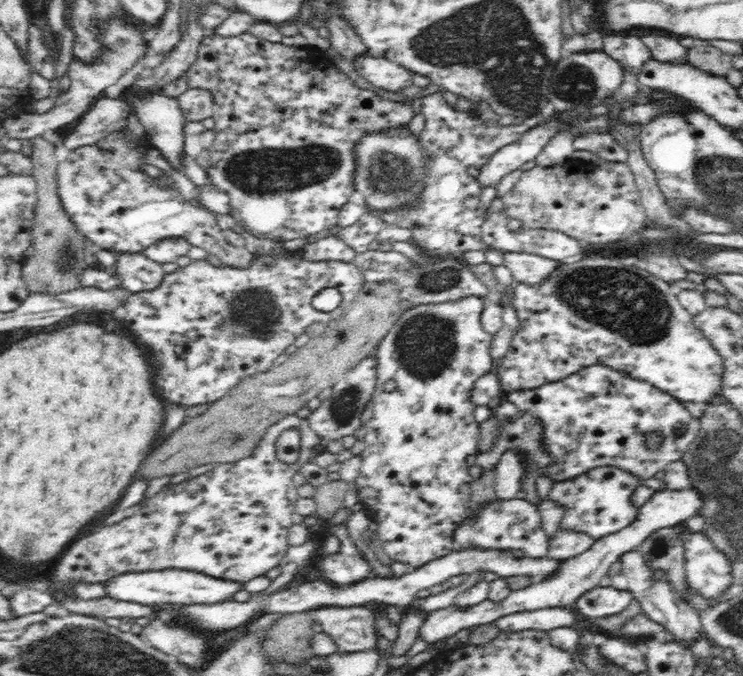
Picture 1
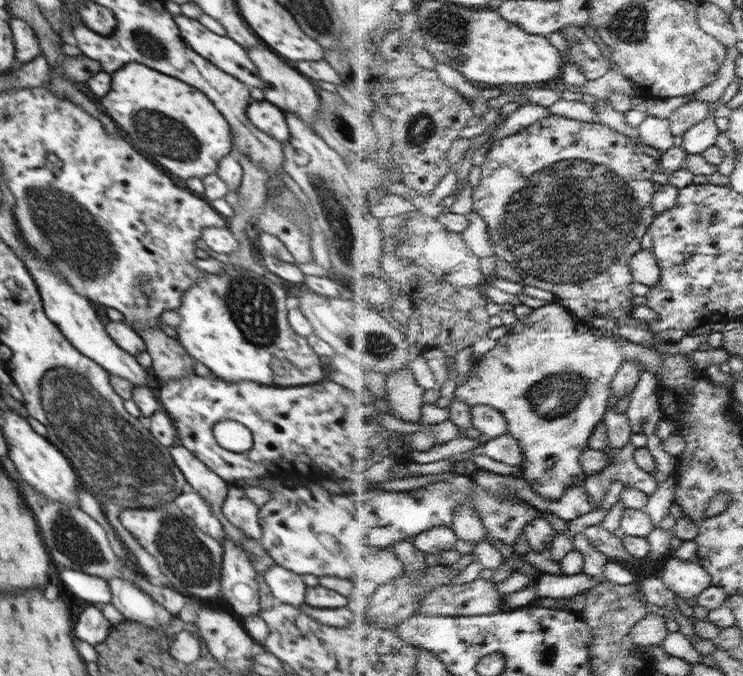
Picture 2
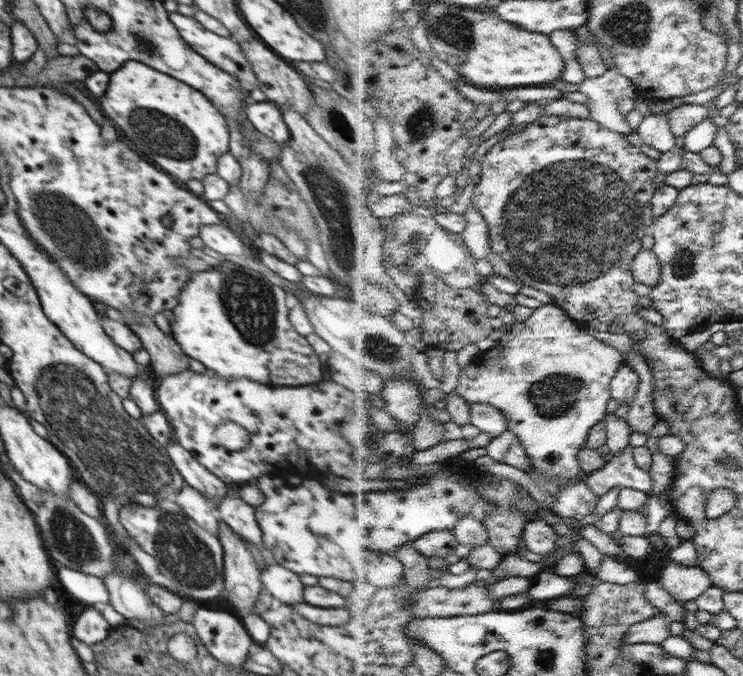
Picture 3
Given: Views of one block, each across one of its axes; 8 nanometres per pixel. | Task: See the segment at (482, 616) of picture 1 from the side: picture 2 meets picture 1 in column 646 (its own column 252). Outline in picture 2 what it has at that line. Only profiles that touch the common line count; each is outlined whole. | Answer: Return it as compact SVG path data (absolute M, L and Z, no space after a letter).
M227 488L227 497L222 503L222 516L230 524L245 532L246 536L260 542L262 527L258 524L258 506L250 502L241 488Z

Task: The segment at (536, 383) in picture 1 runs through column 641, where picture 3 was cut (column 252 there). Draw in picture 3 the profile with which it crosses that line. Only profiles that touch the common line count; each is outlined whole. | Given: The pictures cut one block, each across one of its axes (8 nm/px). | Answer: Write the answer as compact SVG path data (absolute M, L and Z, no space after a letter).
M226 257L218 262L214 269L196 271L186 281L180 291L178 305L171 310L174 313L174 321L170 323L172 337L190 358L202 362L207 369L225 379L244 377L260 384L280 384L286 387L290 384L314 384L322 380L326 361L312 349L306 337L292 327L286 306L287 292L284 288L272 284L251 265Z

